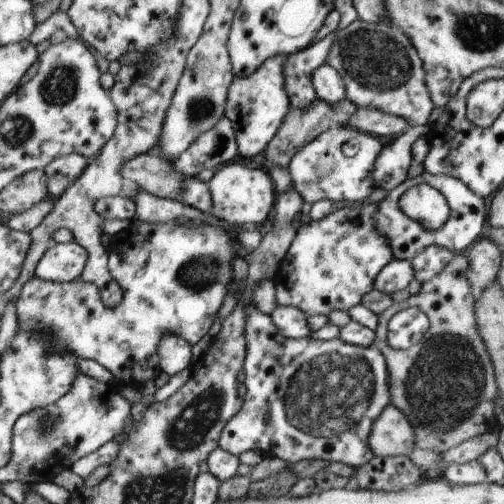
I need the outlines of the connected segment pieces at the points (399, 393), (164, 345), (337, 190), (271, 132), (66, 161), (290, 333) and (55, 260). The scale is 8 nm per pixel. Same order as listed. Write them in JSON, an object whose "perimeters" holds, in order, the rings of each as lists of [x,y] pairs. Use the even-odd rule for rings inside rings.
{"perimeters":[[[[455,254],[439,275],[433,276],[433,278],[431,280],[427,280],[427,282],[420,283],[420,289],[416,295],[409,295],[407,299],[398,303],[392,301],[392,303],[383,310],[383,312],[380,312],[377,315],[377,328],[374,330],[374,339],[372,340],[371,345],[381,353],[381,356],[384,356],[384,360],[387,362],[389,401],[395,408],[399,408],[401,412],[408,417],[413,429],[416,430],[415,446],[418,449],[435,451],[437,453],[445,452],[445,450],[449,450],[449,448],[456,447],[458,444],[463,443],[464,440],[472,439],[474,436],[484,434],[484,432],[487,432],[487,424],[489,424],[489,422],[493,422],[493,402],[491,402],[491,400],[493,400],[495,396],[499,398],[499,390],[495,388],[495,382],[493,382],[493,368],[491,368],[492,359],[488,354],[487,346],[484,344],[484,341],[481,340],[480,331],[477,328],[476,316],[473,316],[473,296],[469,294],[469,282],[465,282],[465,278],[463,278],[467,272],[468,266],[465,256]],[[409,307],[417,307],[418,309],[421,309],[421,312],[423,312],[423,314],[427,316],[427,320],[429,320],[429,328],[427,328],[427,332],[423,334],[423,338],[421,338],[417,344],[413,344],[413,346],[409,346],[409,348],[406,349],[395,350],[387,344],[385,338],[385,321],[390,316],[397,314],[401,309]]],[[[165,334],[159,339],[160,367],[169,376],[183,372],[185,368],[194,369],[194,363],[191,362],[192,346],[181,336],[177,334]]],[[[351,125],[334,126],[301,148],[290,163],[291,176],[297,192],[310,205],[321,200],[333,202],[357,202],[365,200],[374,189],[371,180],[373,164],[381,151],[381,142],[376,136],[359,132]]],[[[274,56],[264,62],[264,66],[251,76],[234,80],[229,88],[228,104],[225,108],[227,118],[232,120],[236,130],[239,157],[242,161],[250,161],[260,152],[266,152],[271,140],[277,136],[279,128],[287,120],[291,110],[291,100],[285,88],[285,66],[288,56]]],[[[69,154],[57,157],[47,168],[44,168],[49,178],[49,192],[53,198],[58,198],[84,174],[91,160],[83,154]]],[[[281,306],[272,314],[272,320],[281,334],[290,339],[311,340],[313,330],[309,326],[309,315],[294,306]]],[[[75,240],[52,244],[38,264],[36,276],[51,282],[71,282],[85,272],[88,249]]]]}

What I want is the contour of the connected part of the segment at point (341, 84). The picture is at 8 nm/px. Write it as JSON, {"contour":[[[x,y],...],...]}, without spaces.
{"contour":[[[329,63],[320,66],[313,74],[315,94],[331,106],[347,99],[347,85],[344,76]]]}

